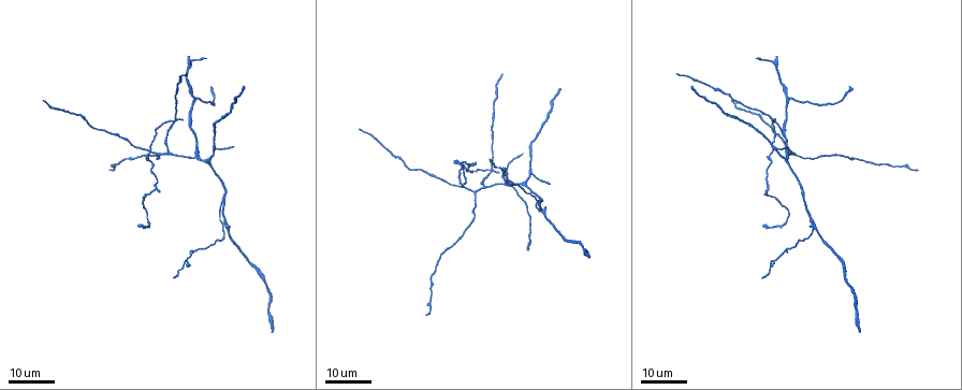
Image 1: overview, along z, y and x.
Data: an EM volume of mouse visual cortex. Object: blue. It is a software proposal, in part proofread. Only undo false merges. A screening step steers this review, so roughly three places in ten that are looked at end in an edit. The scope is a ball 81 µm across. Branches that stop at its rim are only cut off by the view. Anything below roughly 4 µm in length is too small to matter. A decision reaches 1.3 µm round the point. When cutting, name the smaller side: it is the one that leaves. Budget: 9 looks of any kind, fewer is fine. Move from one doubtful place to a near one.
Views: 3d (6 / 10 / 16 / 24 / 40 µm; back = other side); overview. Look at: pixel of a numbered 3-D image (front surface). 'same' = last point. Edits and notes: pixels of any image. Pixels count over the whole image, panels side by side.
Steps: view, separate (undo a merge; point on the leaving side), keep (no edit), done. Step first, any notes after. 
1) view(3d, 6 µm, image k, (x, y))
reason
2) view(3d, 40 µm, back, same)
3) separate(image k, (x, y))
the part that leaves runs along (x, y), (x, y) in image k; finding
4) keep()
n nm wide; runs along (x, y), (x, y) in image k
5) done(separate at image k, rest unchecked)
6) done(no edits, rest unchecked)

view(3d, 24 µm, image 1, (502, 182))

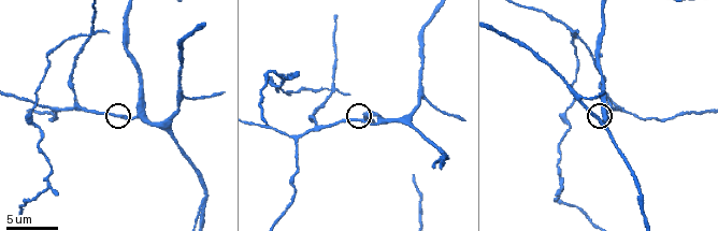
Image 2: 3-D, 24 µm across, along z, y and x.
view(3d, 10 µm, image 2, (361, 119))

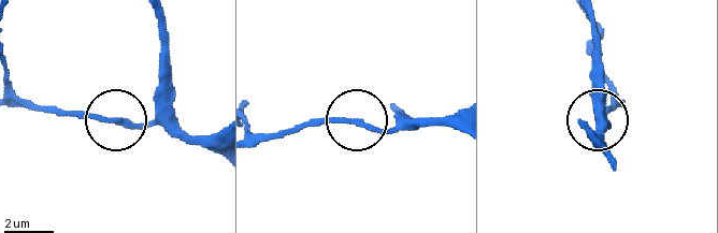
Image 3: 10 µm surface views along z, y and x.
keep()
200 nm wide; continuous, no second neuron

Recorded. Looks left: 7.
view(3d, 24 µm, image 1, (788, 99))
three arms meet

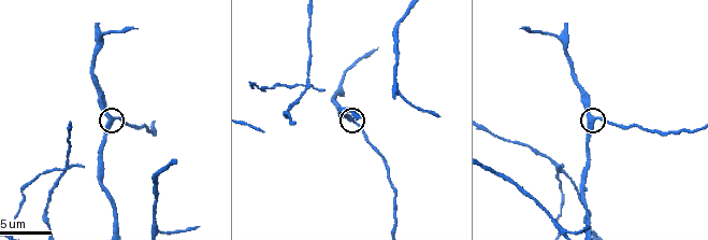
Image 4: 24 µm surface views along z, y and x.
view(3d, 10 µm, image 4, (113, 118))
closer look

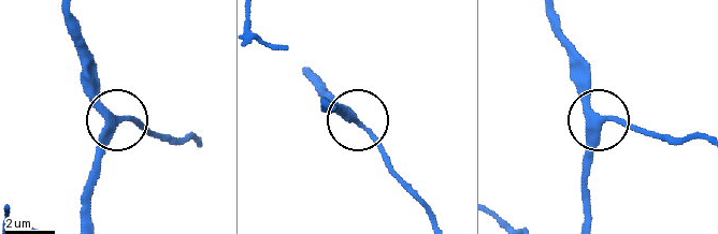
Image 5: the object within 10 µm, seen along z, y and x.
view(3d, 6 µm, image 5, (114, 120))

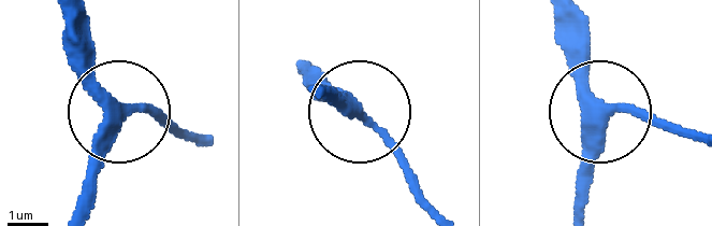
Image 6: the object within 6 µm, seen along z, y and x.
keep()
runs along (579, 205), (579, 143), (596, 112), (590, 23) in image 6; all the same neuron

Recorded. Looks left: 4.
view(3d, 16 µm, image 4, (290, 125))
two arms in line, one across

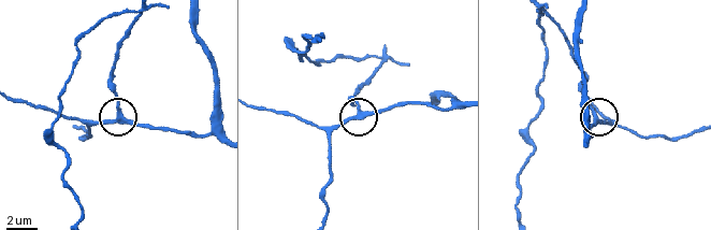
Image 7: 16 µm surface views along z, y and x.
view(3d, 6 µm, image 7, (358, 115))

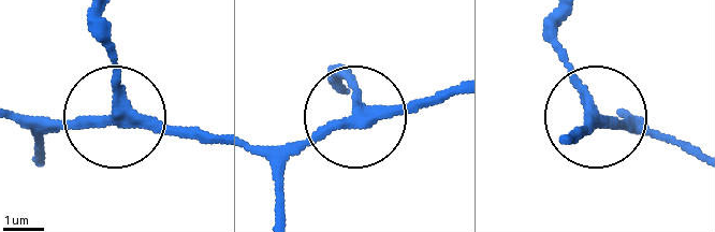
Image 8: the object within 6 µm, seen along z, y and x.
keep()
runs along (568, 143), (588, 119), (657, 129) in image 8; all the same neuron

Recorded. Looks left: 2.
view(3d, 6 µm, image 4, (559, 168))
four-way junction

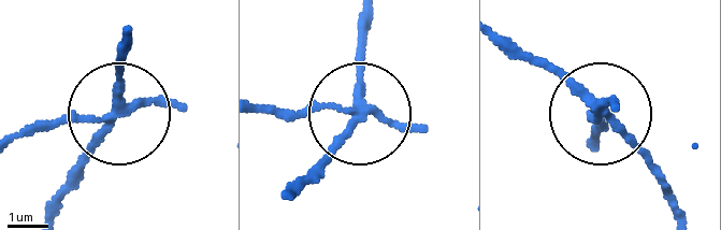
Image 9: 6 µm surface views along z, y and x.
separate(image 9, (57, 120))
side arm 27 µm; 4 arms; a second neuron is stuck on

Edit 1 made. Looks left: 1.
done(separate at image 9, rest unchecked)

